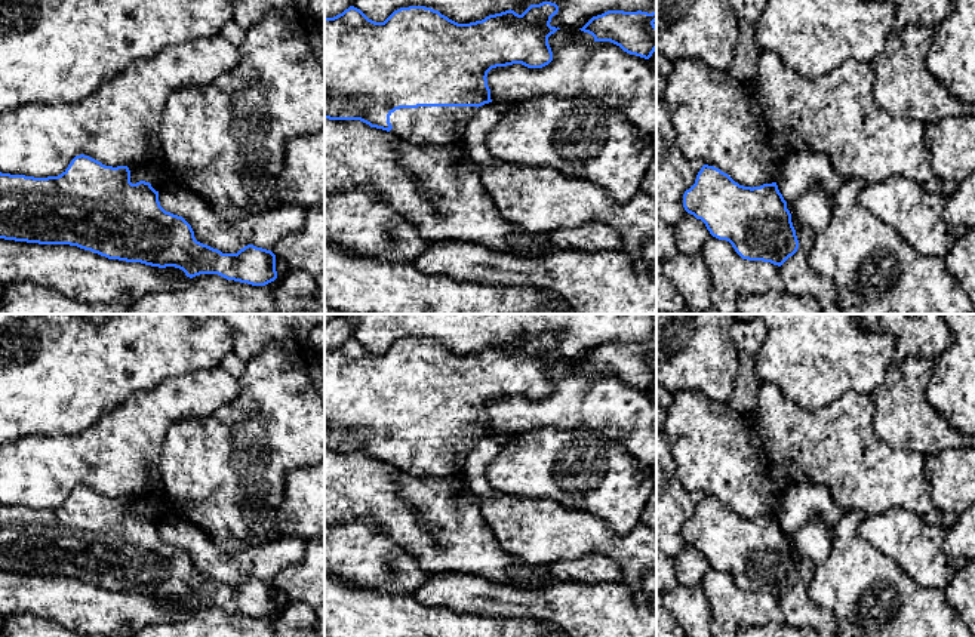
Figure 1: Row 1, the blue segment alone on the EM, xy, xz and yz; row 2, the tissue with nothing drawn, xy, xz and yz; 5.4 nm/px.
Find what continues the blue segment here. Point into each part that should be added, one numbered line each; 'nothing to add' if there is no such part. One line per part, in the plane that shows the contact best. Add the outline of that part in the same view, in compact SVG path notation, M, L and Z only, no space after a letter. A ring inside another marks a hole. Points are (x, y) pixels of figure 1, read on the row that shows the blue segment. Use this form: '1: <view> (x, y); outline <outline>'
1: xz (424, 125); outline M418 107L391 113L393 135L413 145L449 145L459 150L477 107Z

